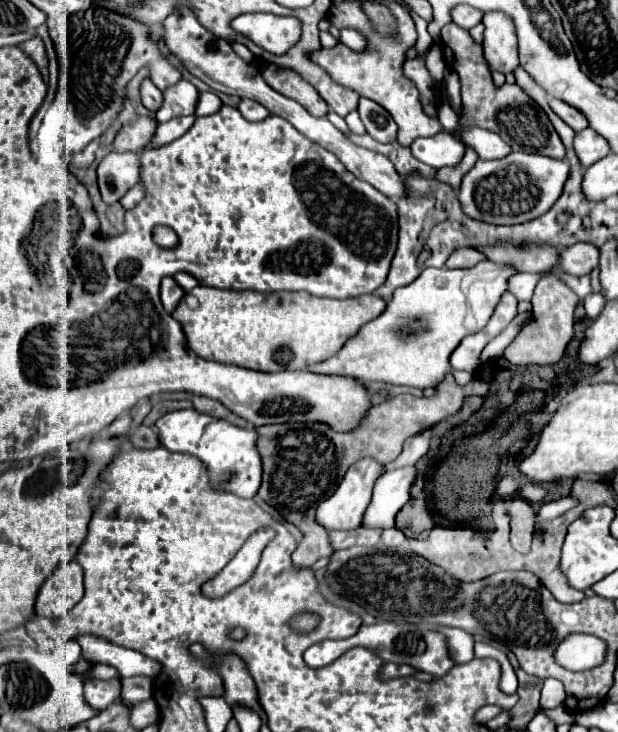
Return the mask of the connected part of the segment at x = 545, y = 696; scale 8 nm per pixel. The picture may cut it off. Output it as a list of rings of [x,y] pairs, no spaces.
[[[548,678],[544,681],[542,694],[539,702],[540,708],[552,709],[562,706],[566,700],[566,692],[560,680]]]

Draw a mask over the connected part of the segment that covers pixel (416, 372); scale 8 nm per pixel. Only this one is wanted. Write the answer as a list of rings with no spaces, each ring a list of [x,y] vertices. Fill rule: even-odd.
[[[490,260],[466,270],[426,268],[412,284],[394,290],[386,310],[350,336],[340,352],[310,366],[310,370],[326,376],[348,376],[360,384],[384,382],[422,390],[434,388],[450,372],[448,358],[460,340],[488,324],[498,298],[508,290],[506,280],[512,274],[516,274],[512,268]]]

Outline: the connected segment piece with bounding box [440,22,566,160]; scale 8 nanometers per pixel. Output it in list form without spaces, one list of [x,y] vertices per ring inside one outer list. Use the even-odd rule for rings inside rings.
[[[448,22],[440,32],[442,52],[452,70],[460,76],[462,86],[462,114],[460,114],[460,128],[484,128],[490,132],[500,134],[508,146],[512,146],[514,152],[528,152],[528,154],[542,154],[548,158],[562,160],[564,158],[564,146],[546,118],[544,110],[532,102],[518,84],[504,84],[502,88],[496,88],[490,76],[490,70],[486,66],[486,60],[482,58],[482,46],[476,44],[470,34],[462,28],[458,28],[454,22]]]

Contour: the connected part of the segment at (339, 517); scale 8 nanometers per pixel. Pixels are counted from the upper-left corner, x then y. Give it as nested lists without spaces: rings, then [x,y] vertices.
[[[364,458],[362,462],[352,464],[352,468],[346,472],[346,478],[338,486],[338,490],[318,506],[318,510],[316,510],[318,524],[326,526],[328,532],[332,532],[332,530],[356,530],[362,522],[362,514],[370,502],[372,486],[374,486],[376,478],[380,476],[380,470],[382,470],[382,464],[374,462],[372,458]]]

